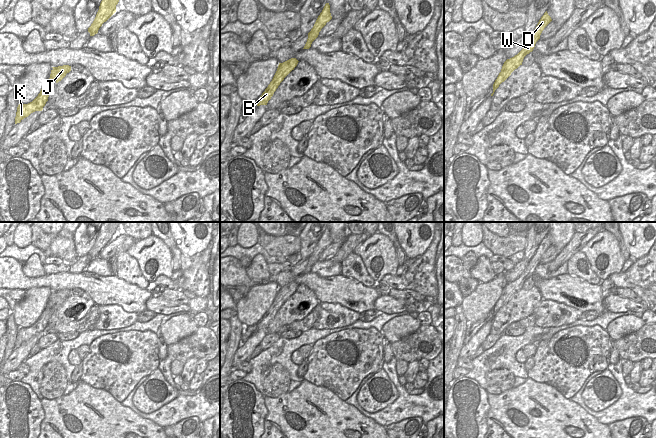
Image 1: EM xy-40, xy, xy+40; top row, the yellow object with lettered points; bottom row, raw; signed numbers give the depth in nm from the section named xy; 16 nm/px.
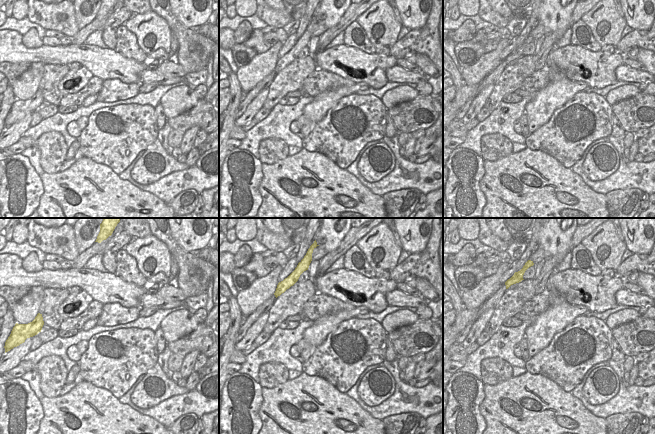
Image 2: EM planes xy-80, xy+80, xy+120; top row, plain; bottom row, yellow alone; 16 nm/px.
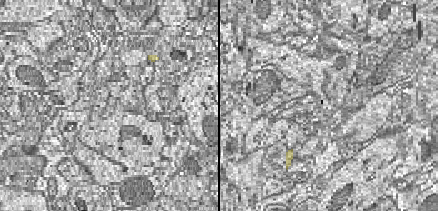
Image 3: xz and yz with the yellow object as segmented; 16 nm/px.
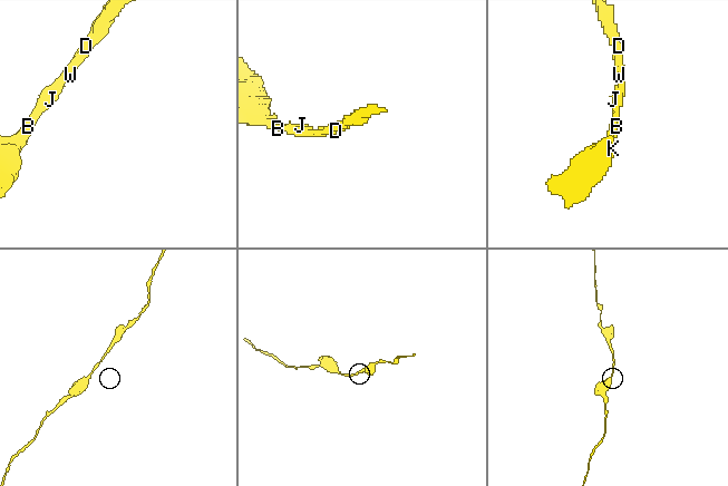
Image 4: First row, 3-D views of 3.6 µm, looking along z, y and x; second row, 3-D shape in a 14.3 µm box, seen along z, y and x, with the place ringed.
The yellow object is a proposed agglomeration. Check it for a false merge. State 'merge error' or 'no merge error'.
no merge error

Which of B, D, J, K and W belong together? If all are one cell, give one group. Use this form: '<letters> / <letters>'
B D J K W

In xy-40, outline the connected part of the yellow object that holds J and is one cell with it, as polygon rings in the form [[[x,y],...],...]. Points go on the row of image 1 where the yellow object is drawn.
[[[69,65],[52,68],[53,69],[51,70],[49,82],[44,85],[38,96],[28,104],[18,105],[15,117],[15,124],[20,123],[24,118],[28,117],[31,113],[35,111],[42,111],[51,93],[51,85],[49,83],[53,82],[54,80],[56,81],[56,83],[58,83],[66,76],[67,73],[71,71],[71,66]]]

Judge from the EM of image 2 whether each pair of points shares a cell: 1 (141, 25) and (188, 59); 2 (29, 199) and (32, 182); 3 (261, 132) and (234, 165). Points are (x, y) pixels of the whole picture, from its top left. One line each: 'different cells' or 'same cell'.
1: different cells
2: same cell
3: different cells

